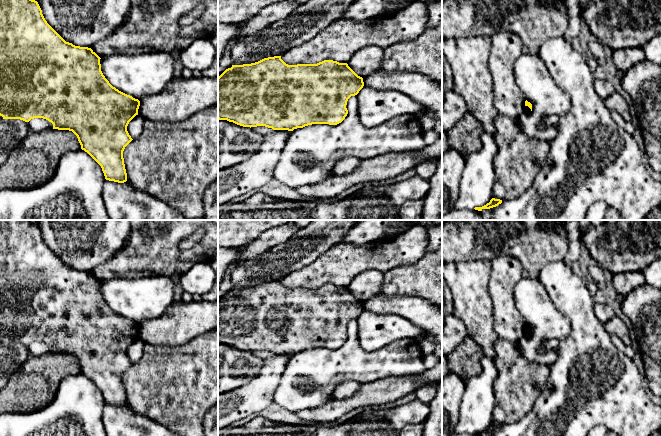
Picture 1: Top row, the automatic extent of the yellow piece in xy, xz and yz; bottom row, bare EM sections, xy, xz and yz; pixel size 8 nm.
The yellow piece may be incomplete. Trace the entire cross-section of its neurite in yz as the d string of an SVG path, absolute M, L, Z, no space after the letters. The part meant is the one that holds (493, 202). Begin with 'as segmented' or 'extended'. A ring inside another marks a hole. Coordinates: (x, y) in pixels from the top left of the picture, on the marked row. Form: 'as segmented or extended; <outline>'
as segmented; M492 198L492 199L490 200L490 202L487 203L486 205L484 205L484 206L482 206L482 207L475 207L474 209L475 209L475 210L478 210L478 211L482 211L483 209L490 209L490 208L496 207L496 206L498 206L498 205L501 204L501 203L502 203L502 200Z

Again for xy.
as segmented; M0 0L0 116L25 122L43 118L53 124L53 129L72 131L81 149L101 166L105 179L124 183L127 173L123 151L133 140L127 126L138 115L140 101L109 83L101 71L100 59L91 48L66 42L47 23L37 1Z

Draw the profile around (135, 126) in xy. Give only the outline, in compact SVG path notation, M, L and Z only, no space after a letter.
M136 115L128 124L127 131L132 139L136 139L142 133L144 126L144 118Z

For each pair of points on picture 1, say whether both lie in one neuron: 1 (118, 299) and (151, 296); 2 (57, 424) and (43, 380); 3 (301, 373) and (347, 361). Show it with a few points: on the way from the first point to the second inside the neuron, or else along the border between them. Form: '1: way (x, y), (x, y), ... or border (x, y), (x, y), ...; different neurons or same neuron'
1: way (126, 298), (143, 298); same neuron
2: border (61, 381), (54, 399), (47, 405), (29, 413); different neurons
3: way (312, 373), (336, 366); same neuron

